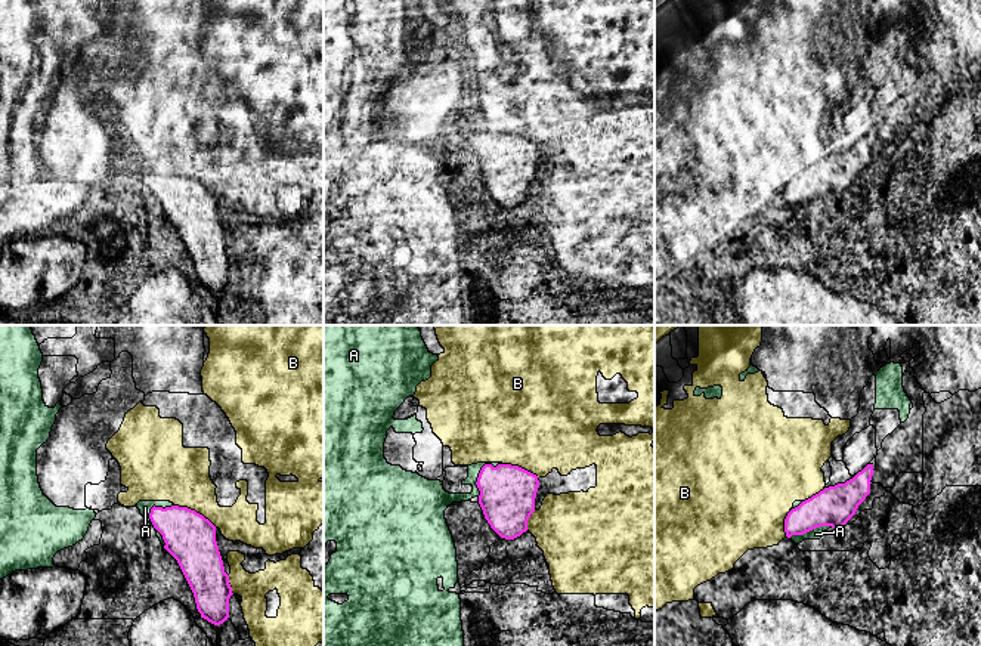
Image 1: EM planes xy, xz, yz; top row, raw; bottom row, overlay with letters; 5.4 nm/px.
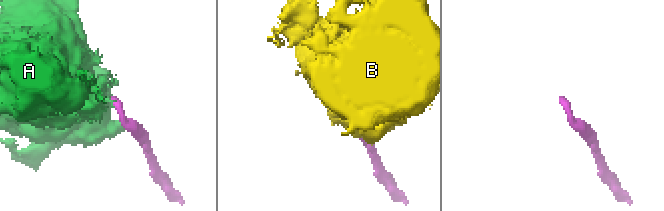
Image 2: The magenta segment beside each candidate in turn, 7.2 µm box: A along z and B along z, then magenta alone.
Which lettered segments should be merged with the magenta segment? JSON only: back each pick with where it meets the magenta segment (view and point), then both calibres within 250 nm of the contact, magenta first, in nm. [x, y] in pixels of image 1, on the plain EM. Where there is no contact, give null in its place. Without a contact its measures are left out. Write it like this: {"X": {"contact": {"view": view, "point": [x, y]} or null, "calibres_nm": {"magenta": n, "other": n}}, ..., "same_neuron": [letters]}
{"same_neuron": []}

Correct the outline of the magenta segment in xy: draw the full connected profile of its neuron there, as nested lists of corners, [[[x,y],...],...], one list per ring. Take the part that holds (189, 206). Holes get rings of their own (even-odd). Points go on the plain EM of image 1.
[[[154,174],[149,188],[163,204],[164,217],[177,229],[201,287],[223,293],[233,262],[216,210],[216,195],[195,179],[179,174]]]

